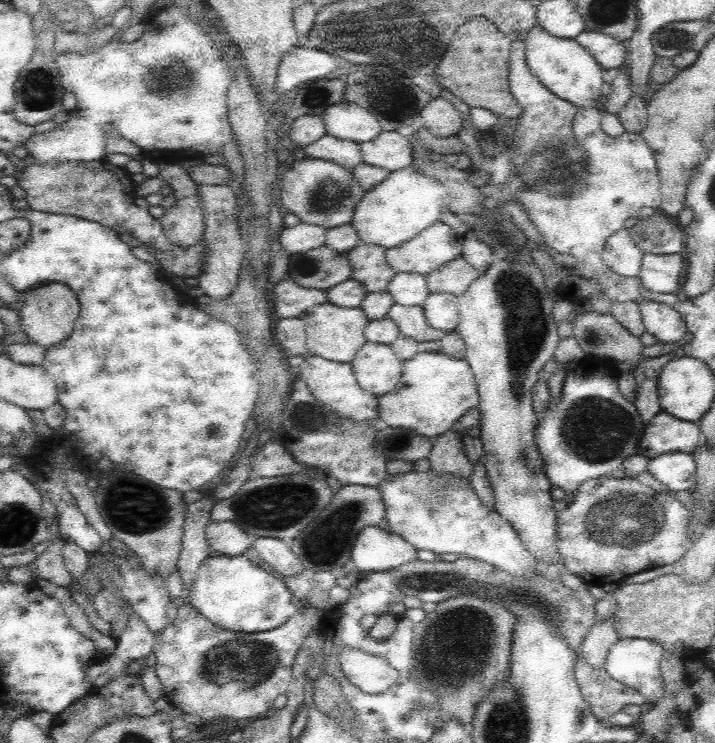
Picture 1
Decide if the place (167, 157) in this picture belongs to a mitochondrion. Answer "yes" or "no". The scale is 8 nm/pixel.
no

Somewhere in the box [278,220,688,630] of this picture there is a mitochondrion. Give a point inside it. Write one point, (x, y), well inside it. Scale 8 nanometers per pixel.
(630, 520)

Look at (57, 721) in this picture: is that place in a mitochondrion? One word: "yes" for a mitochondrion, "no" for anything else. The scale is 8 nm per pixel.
no

